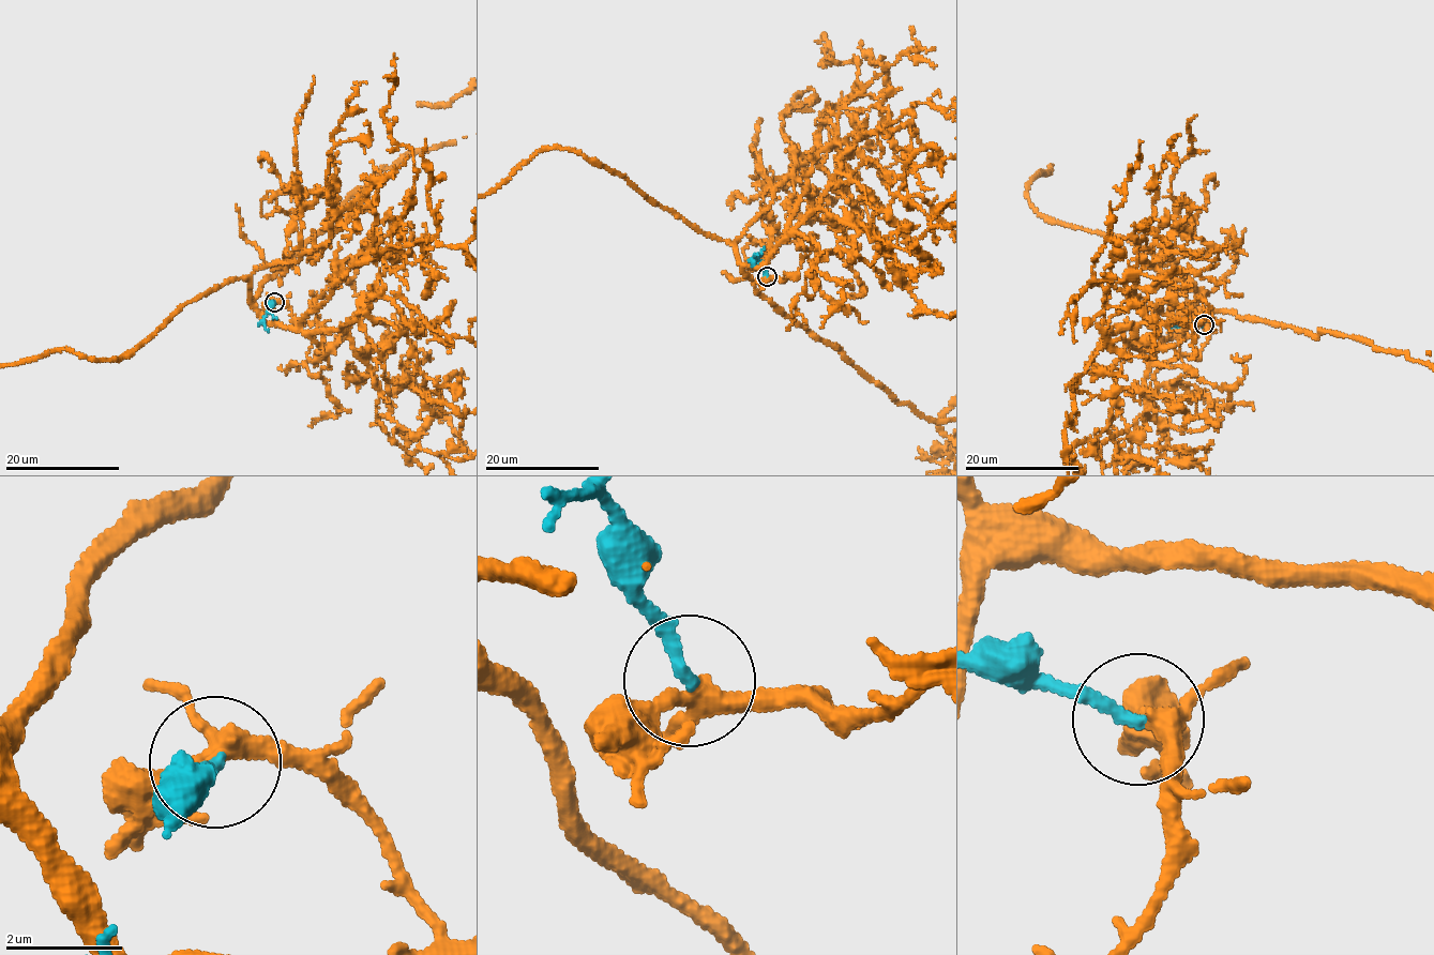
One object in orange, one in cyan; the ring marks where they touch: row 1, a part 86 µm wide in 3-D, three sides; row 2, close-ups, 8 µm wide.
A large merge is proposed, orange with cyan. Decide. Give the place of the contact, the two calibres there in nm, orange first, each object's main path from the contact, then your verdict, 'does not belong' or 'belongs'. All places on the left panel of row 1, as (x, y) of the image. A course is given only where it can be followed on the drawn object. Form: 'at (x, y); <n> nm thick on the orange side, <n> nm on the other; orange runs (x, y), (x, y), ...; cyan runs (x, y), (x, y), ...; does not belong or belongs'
at (274, 302); 280 nm thick on the orange side, 220 nm on the other; orange runs (273, 301), (323, 326), (320, 344), (262, 318), (241, 278), (120, 358), (61, 349); cyan runs (273, 302), (263, 320), (268, 332); does not belong

